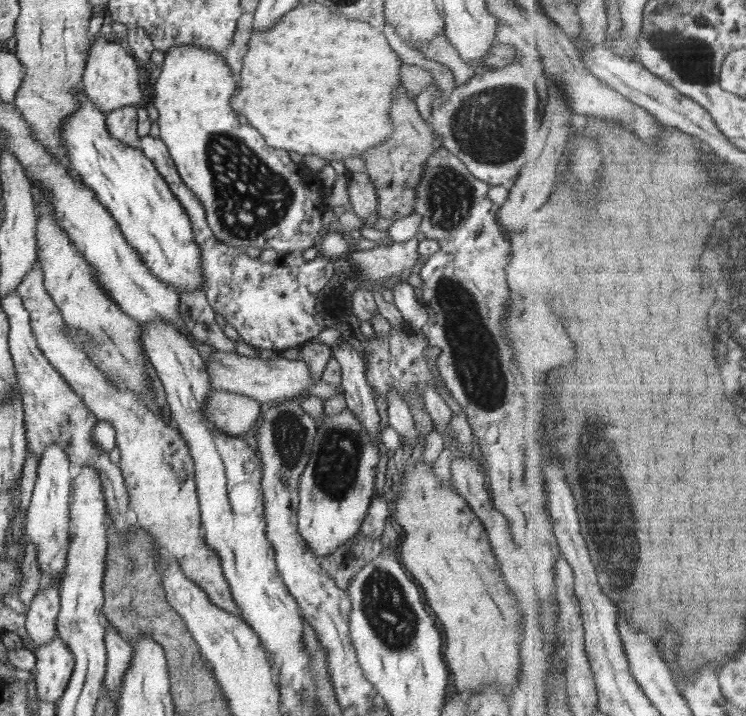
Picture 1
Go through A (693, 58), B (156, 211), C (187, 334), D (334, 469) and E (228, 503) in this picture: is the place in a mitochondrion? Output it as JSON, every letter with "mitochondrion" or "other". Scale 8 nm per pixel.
{"A":"mitochondrion","B":"other","C":"other","D":"mitochondrion","E":"other"}

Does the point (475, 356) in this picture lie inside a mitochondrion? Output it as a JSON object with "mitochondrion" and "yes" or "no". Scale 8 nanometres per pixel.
{"mitochondrion":"yes"}

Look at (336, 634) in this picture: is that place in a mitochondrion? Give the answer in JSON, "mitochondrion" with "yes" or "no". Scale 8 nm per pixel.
{"mitochondrion":"no"}

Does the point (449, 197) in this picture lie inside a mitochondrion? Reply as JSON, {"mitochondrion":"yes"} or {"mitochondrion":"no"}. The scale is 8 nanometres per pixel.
{"mitochondrion":"yes"}

